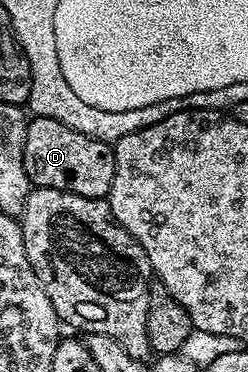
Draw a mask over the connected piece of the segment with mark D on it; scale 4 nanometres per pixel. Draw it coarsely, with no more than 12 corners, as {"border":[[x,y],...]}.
{"border":[[33,117],[23,167],[38,189],[108,198],[115,155]]}

